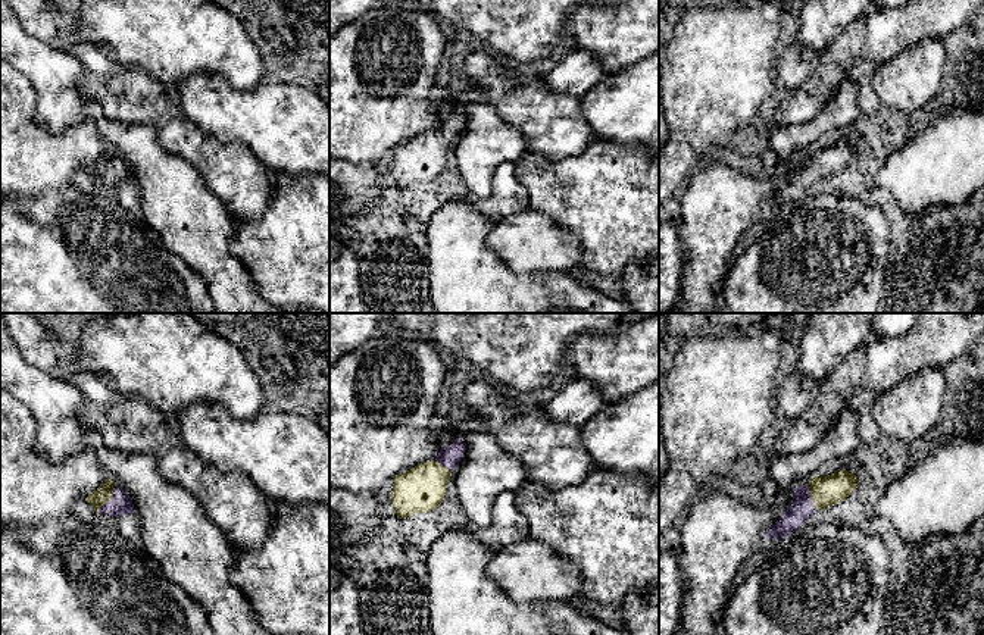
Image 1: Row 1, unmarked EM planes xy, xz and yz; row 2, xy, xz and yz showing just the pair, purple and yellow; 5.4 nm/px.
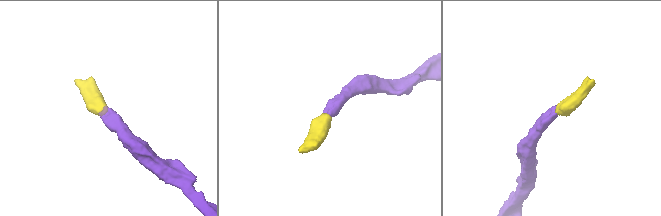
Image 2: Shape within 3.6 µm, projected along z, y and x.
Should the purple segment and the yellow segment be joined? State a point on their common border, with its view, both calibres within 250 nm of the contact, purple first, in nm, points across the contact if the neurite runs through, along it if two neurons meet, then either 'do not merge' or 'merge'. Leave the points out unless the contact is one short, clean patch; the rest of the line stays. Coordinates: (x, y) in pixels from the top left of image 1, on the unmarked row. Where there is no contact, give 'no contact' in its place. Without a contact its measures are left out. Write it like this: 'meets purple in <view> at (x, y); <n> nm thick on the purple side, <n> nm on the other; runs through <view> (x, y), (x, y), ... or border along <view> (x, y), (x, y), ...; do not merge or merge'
meets purple in xy at (112, 169); 120 nm thick on the purple side, 100 nm on the other; runs through xy (121, 174), (112, 169), (99, 168); merge

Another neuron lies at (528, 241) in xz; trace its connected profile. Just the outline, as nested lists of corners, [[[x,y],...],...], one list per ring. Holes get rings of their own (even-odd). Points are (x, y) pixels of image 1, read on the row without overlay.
[[[531,207],[499,219],[487,244],[515,273],[569,272],[581,265],[575,235]]]

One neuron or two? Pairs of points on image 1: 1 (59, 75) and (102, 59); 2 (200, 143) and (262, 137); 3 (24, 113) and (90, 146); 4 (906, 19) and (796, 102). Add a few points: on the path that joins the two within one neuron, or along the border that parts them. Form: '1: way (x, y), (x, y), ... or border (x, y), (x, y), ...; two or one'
1: border (53, 49), (68, 52), (86, 68); two
2: border (193, 121), (218, 140), (241, 141), (253, 156); two
3: way (34, 131), (49, 146), (72, 146); one
4: way (878, 36), (868, 38), (821, 85); one

